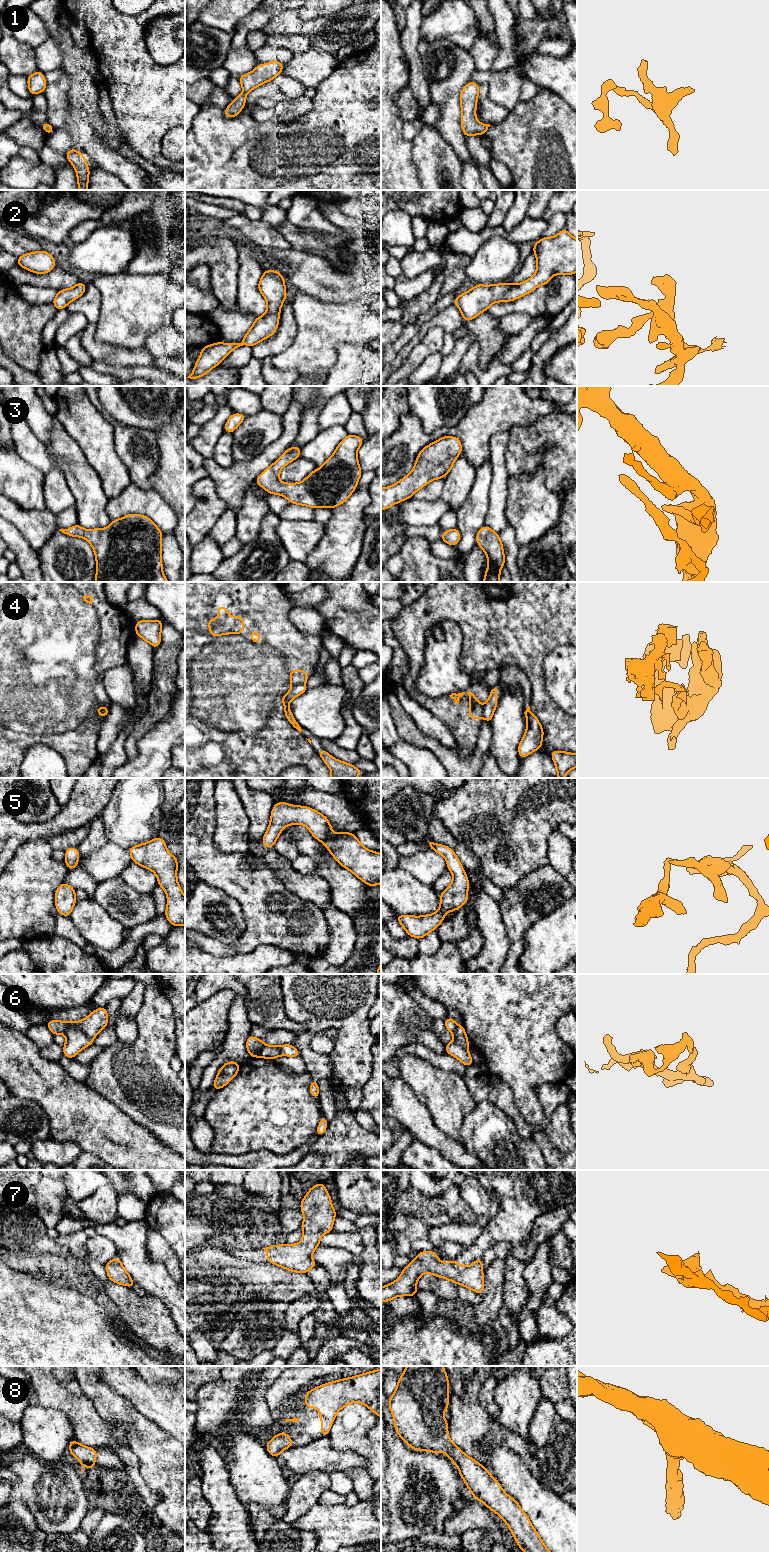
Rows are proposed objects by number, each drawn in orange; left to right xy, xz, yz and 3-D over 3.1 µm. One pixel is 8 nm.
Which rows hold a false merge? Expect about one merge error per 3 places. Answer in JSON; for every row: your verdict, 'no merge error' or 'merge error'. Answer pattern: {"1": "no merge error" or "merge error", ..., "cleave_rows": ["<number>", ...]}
{"1": "no merge error", "2": "no merge error", "3": "no merge error", "4": "merge error", "5": "no merge error", "6": "merge error", "7": "no merge error", "8": "no merge error", "cleave_rows": ["4", "6"]}

